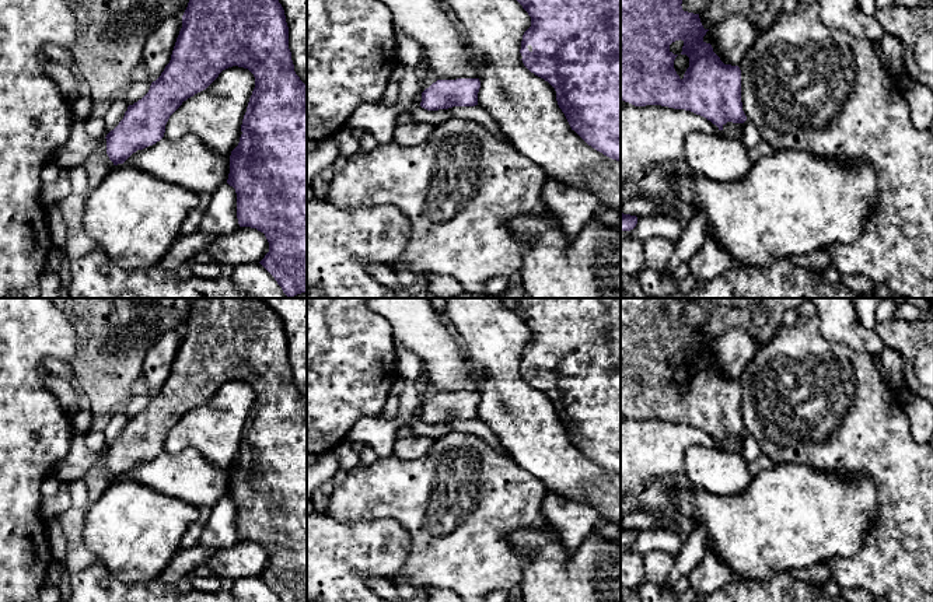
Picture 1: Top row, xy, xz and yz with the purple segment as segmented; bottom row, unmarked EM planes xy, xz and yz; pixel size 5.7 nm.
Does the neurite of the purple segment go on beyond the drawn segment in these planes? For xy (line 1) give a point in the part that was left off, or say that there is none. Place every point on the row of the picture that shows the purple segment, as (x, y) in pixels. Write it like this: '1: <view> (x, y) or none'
1: none

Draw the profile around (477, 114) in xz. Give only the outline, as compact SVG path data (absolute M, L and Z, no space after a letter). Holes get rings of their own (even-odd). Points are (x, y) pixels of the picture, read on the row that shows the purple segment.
M481 105L452 106L452 108L448 108L448 111L454 118L461 118L461 119L468 119L468 120L482 123L496 137L506 139L506 136L502 133L499 125L495 122L492 115L488 111L485 111Z

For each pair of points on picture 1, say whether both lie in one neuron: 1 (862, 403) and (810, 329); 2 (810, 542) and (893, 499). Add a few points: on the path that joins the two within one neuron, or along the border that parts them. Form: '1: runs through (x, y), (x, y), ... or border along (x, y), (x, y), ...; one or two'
1: runs through (859, 381), (855, 361), (830, 349); one
2: border along (866, 475), (877, 500), (877, 520), (866, 536); two

